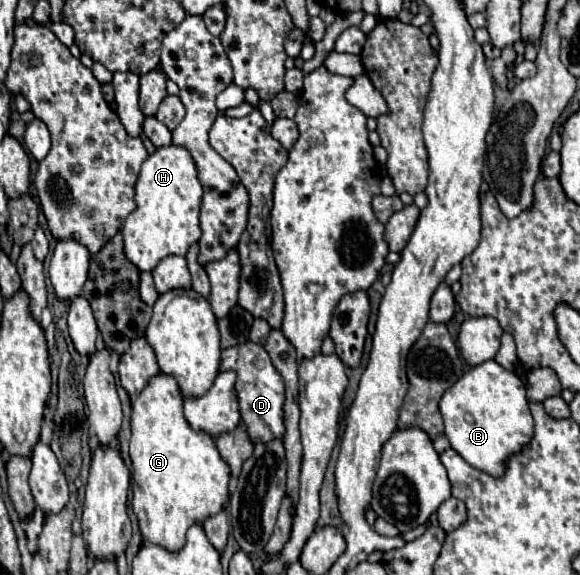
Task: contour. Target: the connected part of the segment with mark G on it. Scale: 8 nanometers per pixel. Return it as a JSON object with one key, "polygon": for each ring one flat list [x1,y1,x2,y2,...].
{"polygon":[[158,374,148,386,132,396,132,510,138,518,138,526,144,542,156,544,168,552,178,552,186,544,186,530,192,524,202,524,206,518,218,514,228,500,230,468,222,462,214,438,204,432,194,432,182,414,182,394,172,376]]}

